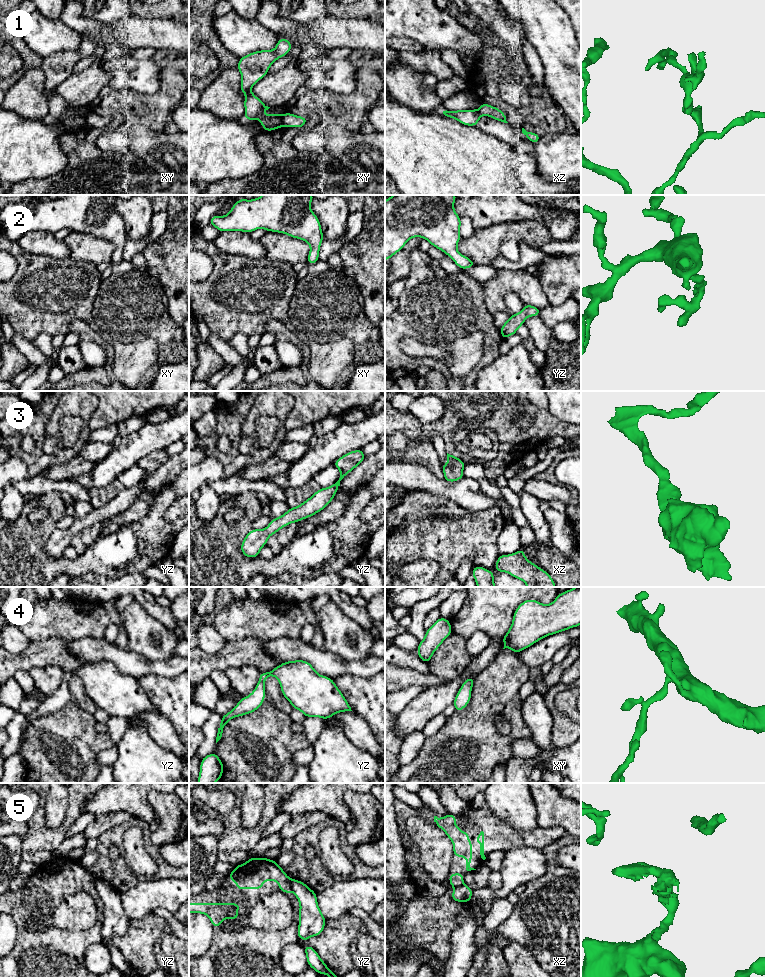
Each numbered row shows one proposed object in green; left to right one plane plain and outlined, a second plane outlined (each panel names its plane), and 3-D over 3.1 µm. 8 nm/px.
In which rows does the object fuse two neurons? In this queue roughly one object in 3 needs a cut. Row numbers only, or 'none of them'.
1, 5

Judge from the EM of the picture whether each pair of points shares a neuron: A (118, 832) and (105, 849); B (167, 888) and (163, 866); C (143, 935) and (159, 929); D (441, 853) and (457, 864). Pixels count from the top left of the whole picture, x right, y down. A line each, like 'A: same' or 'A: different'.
A: same
B: different
C: same
D: different

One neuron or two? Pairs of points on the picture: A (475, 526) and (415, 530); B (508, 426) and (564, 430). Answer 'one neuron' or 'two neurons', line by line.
A: one neuron
B: one neuron

